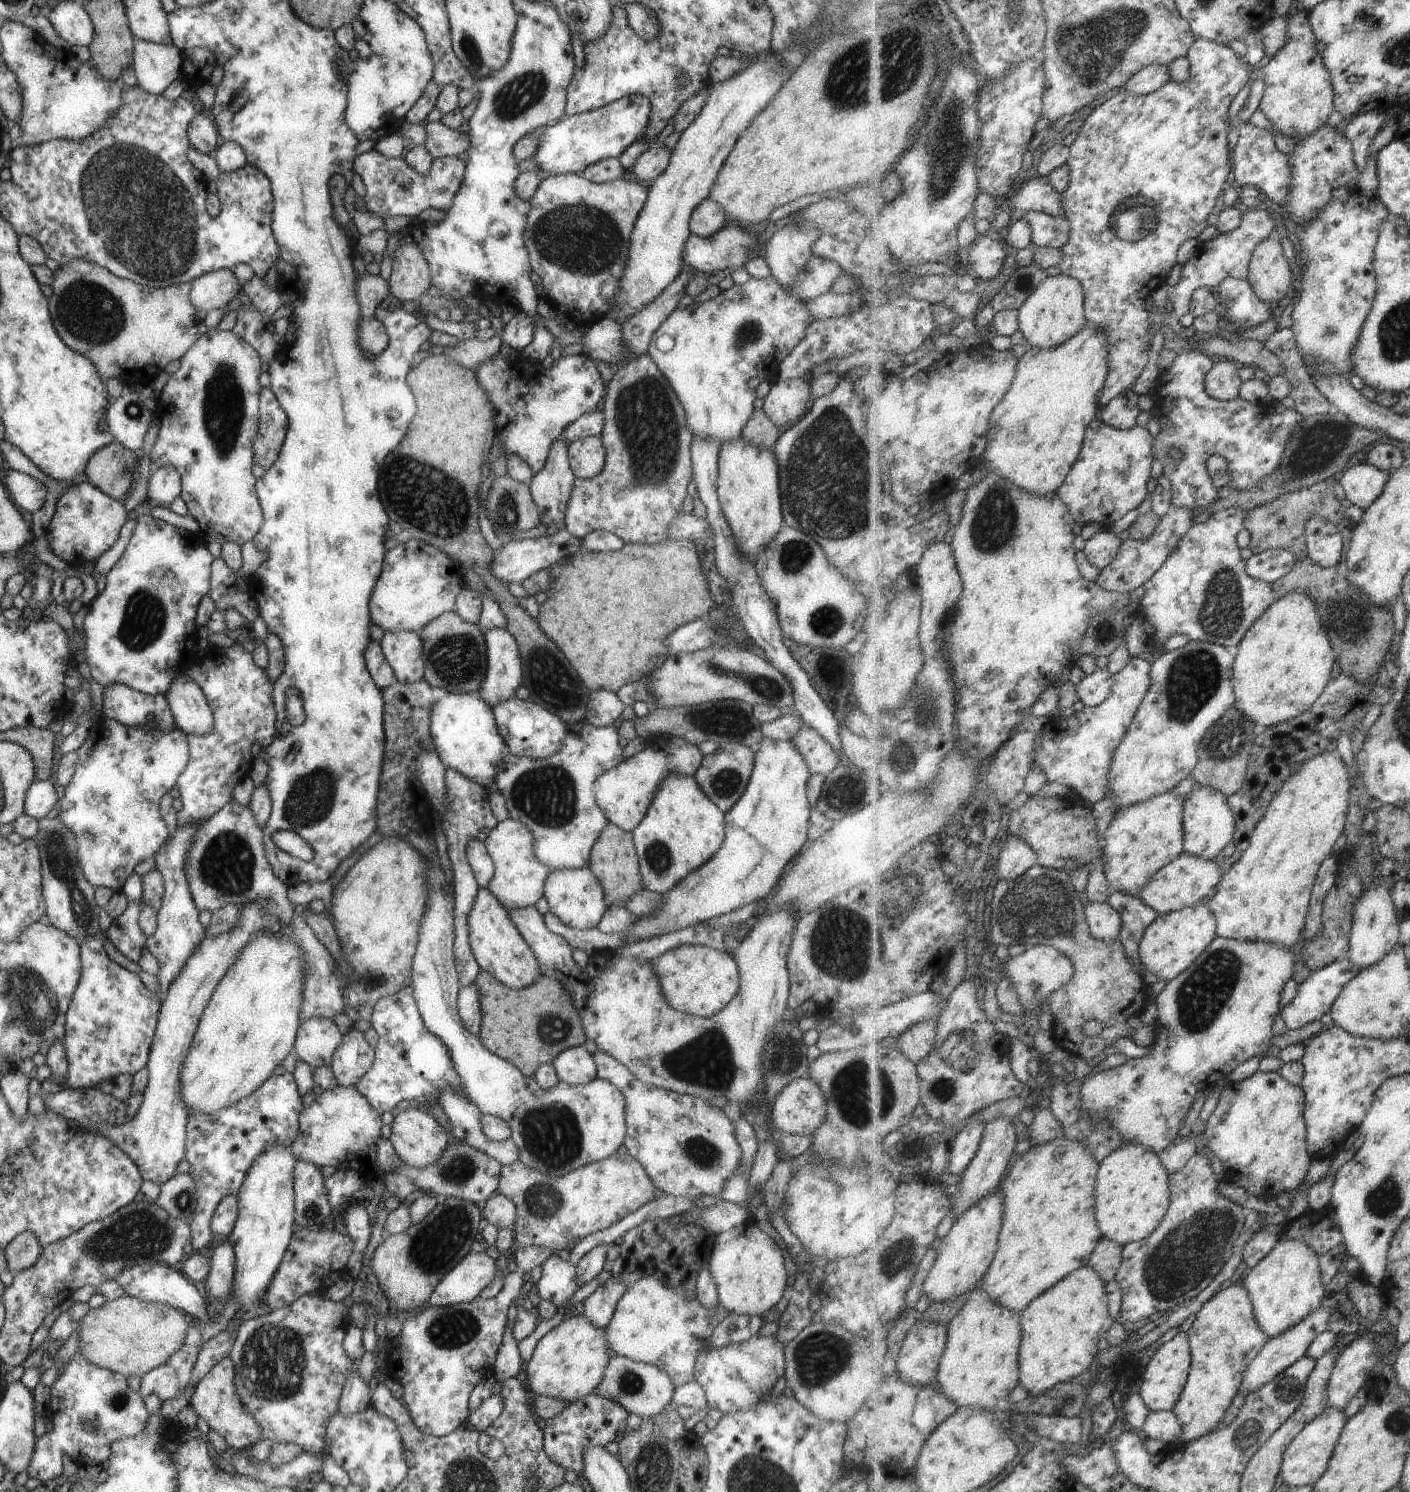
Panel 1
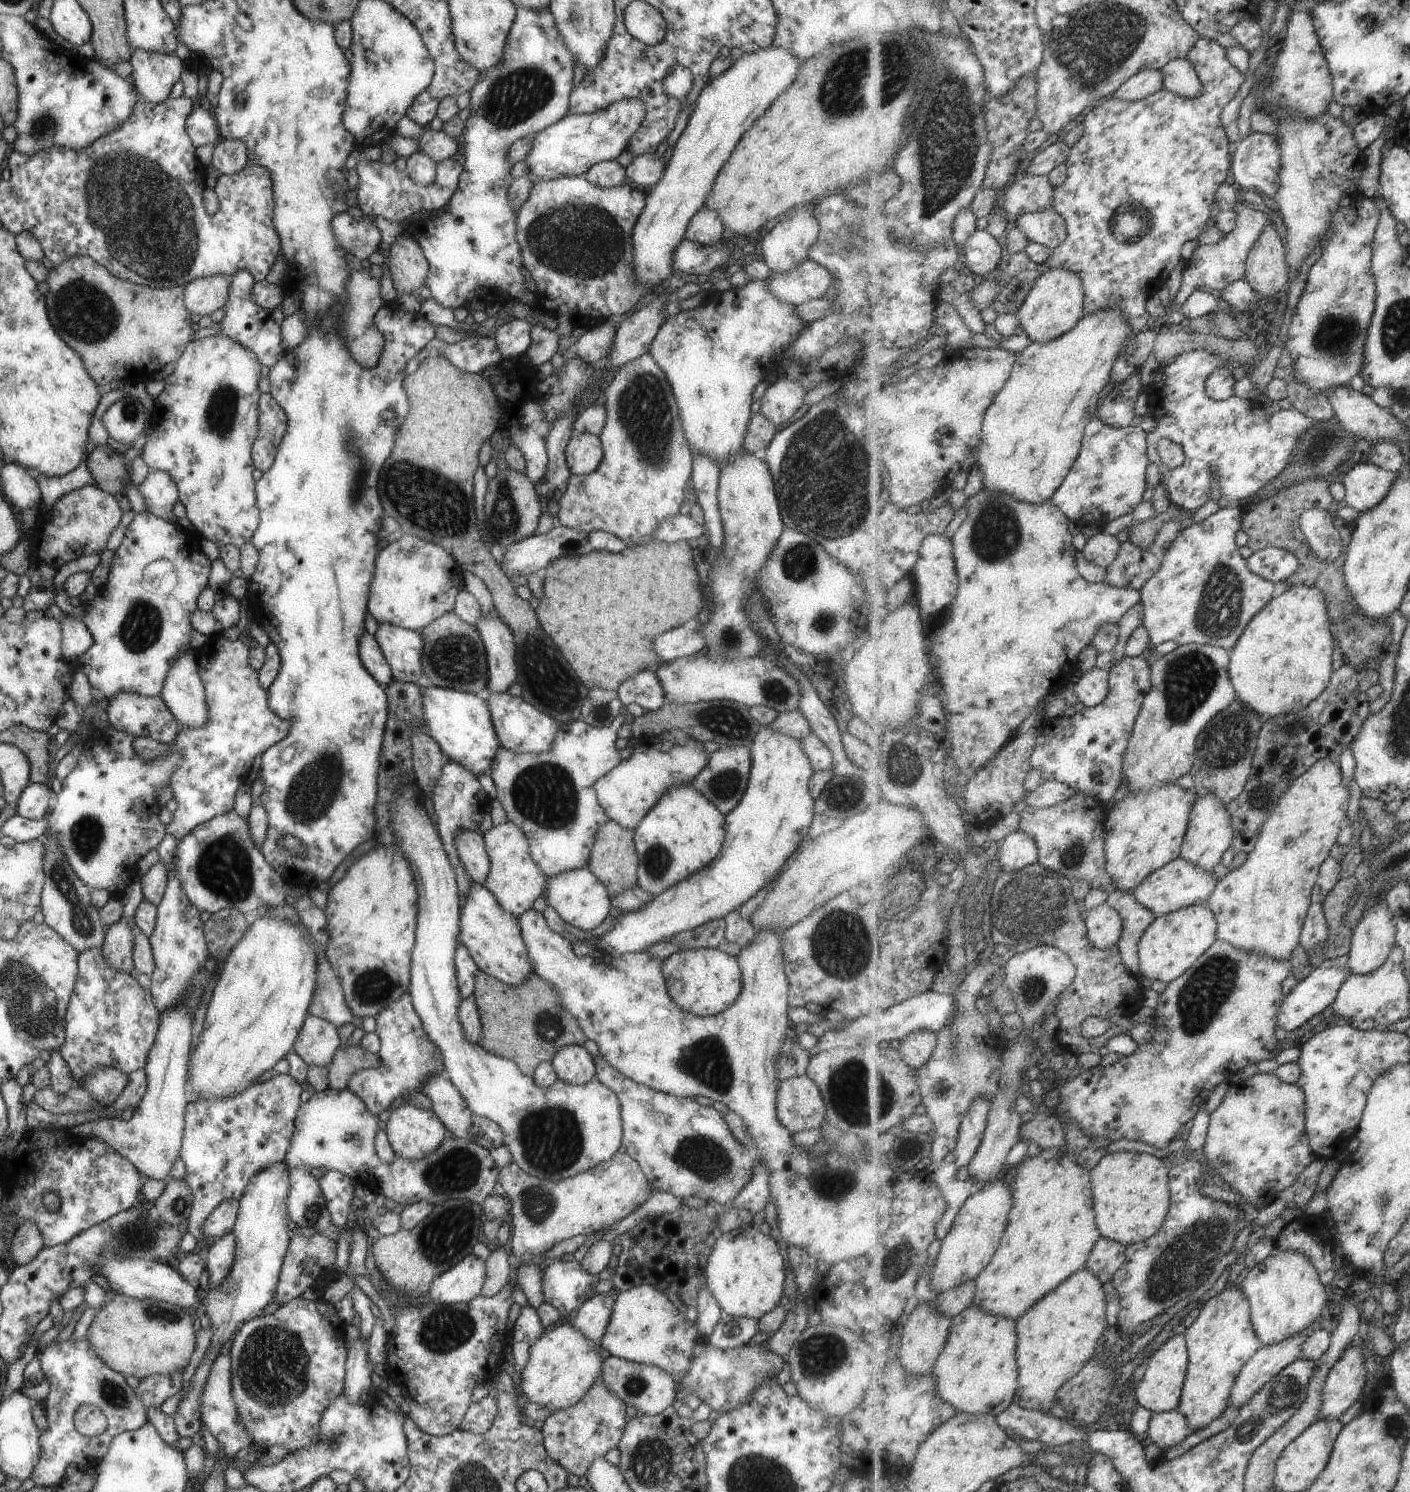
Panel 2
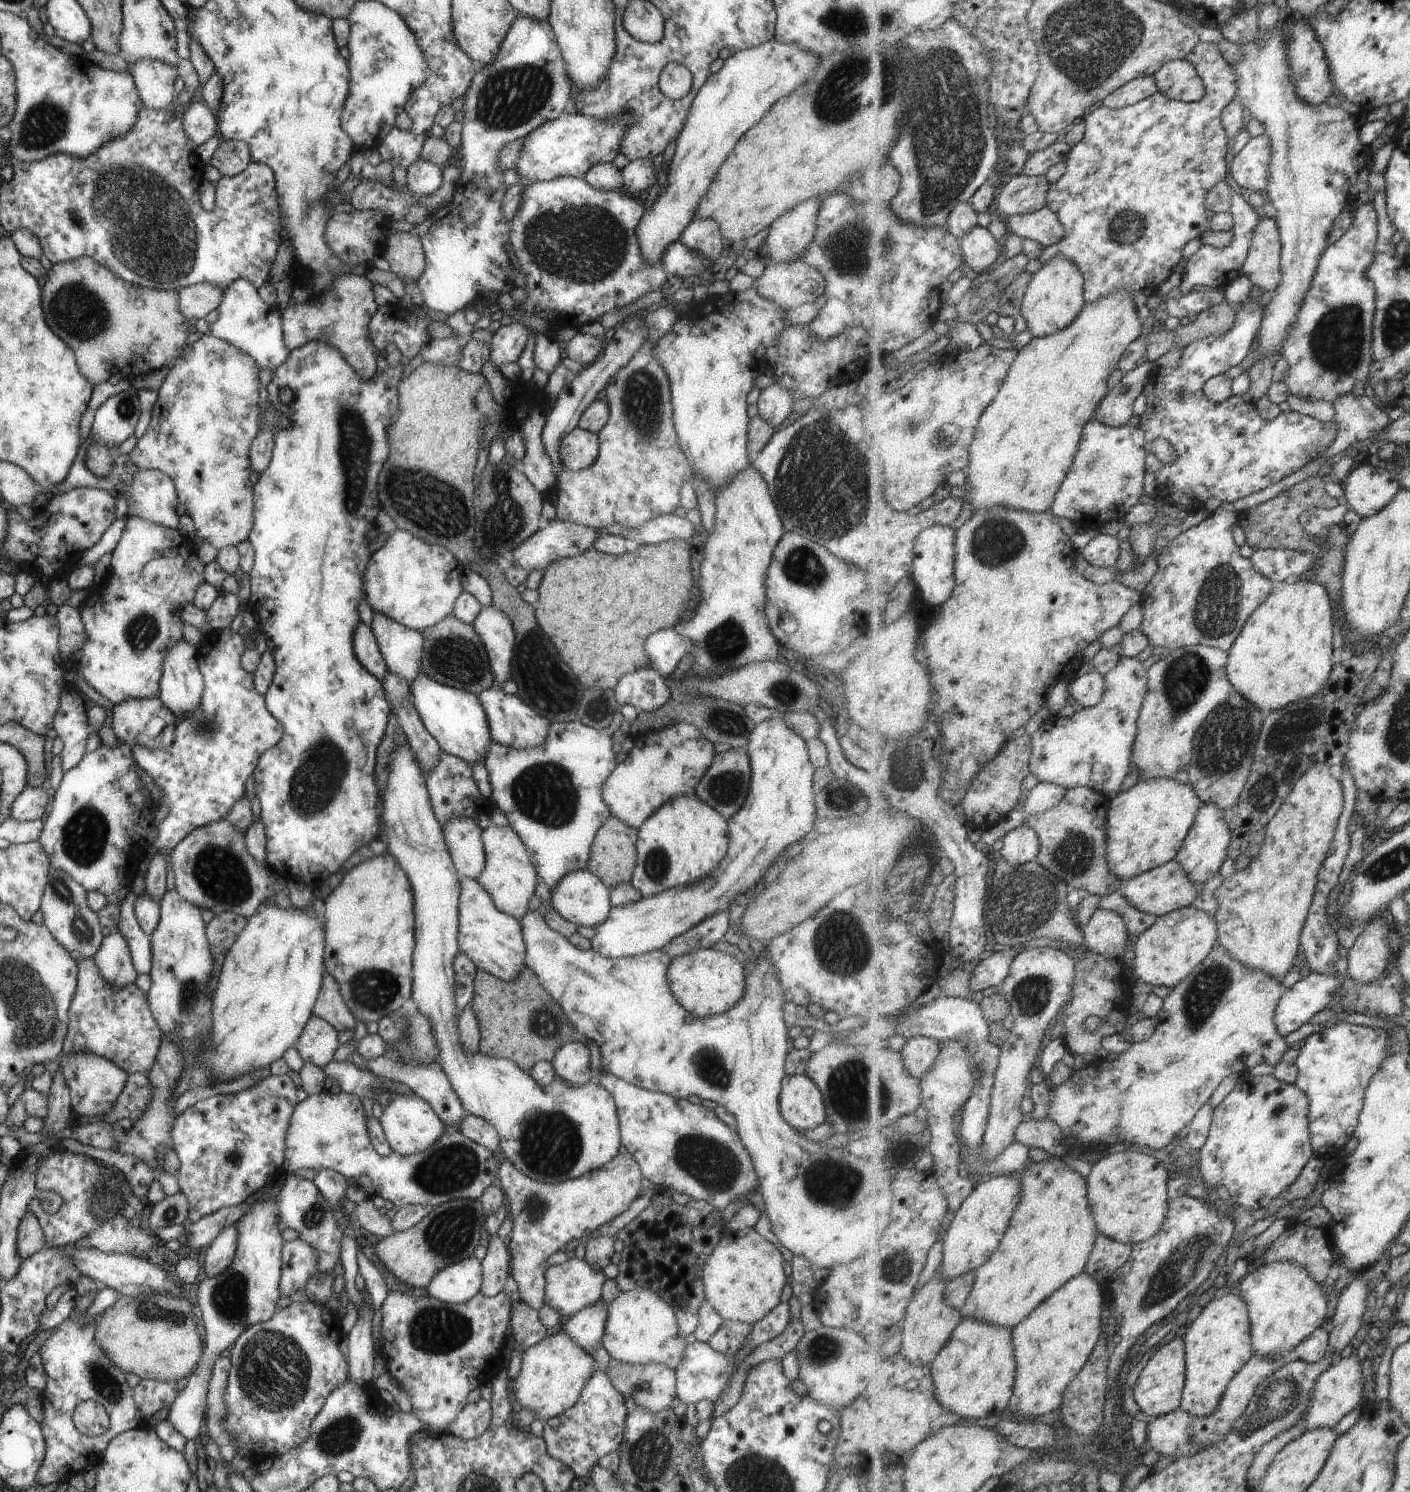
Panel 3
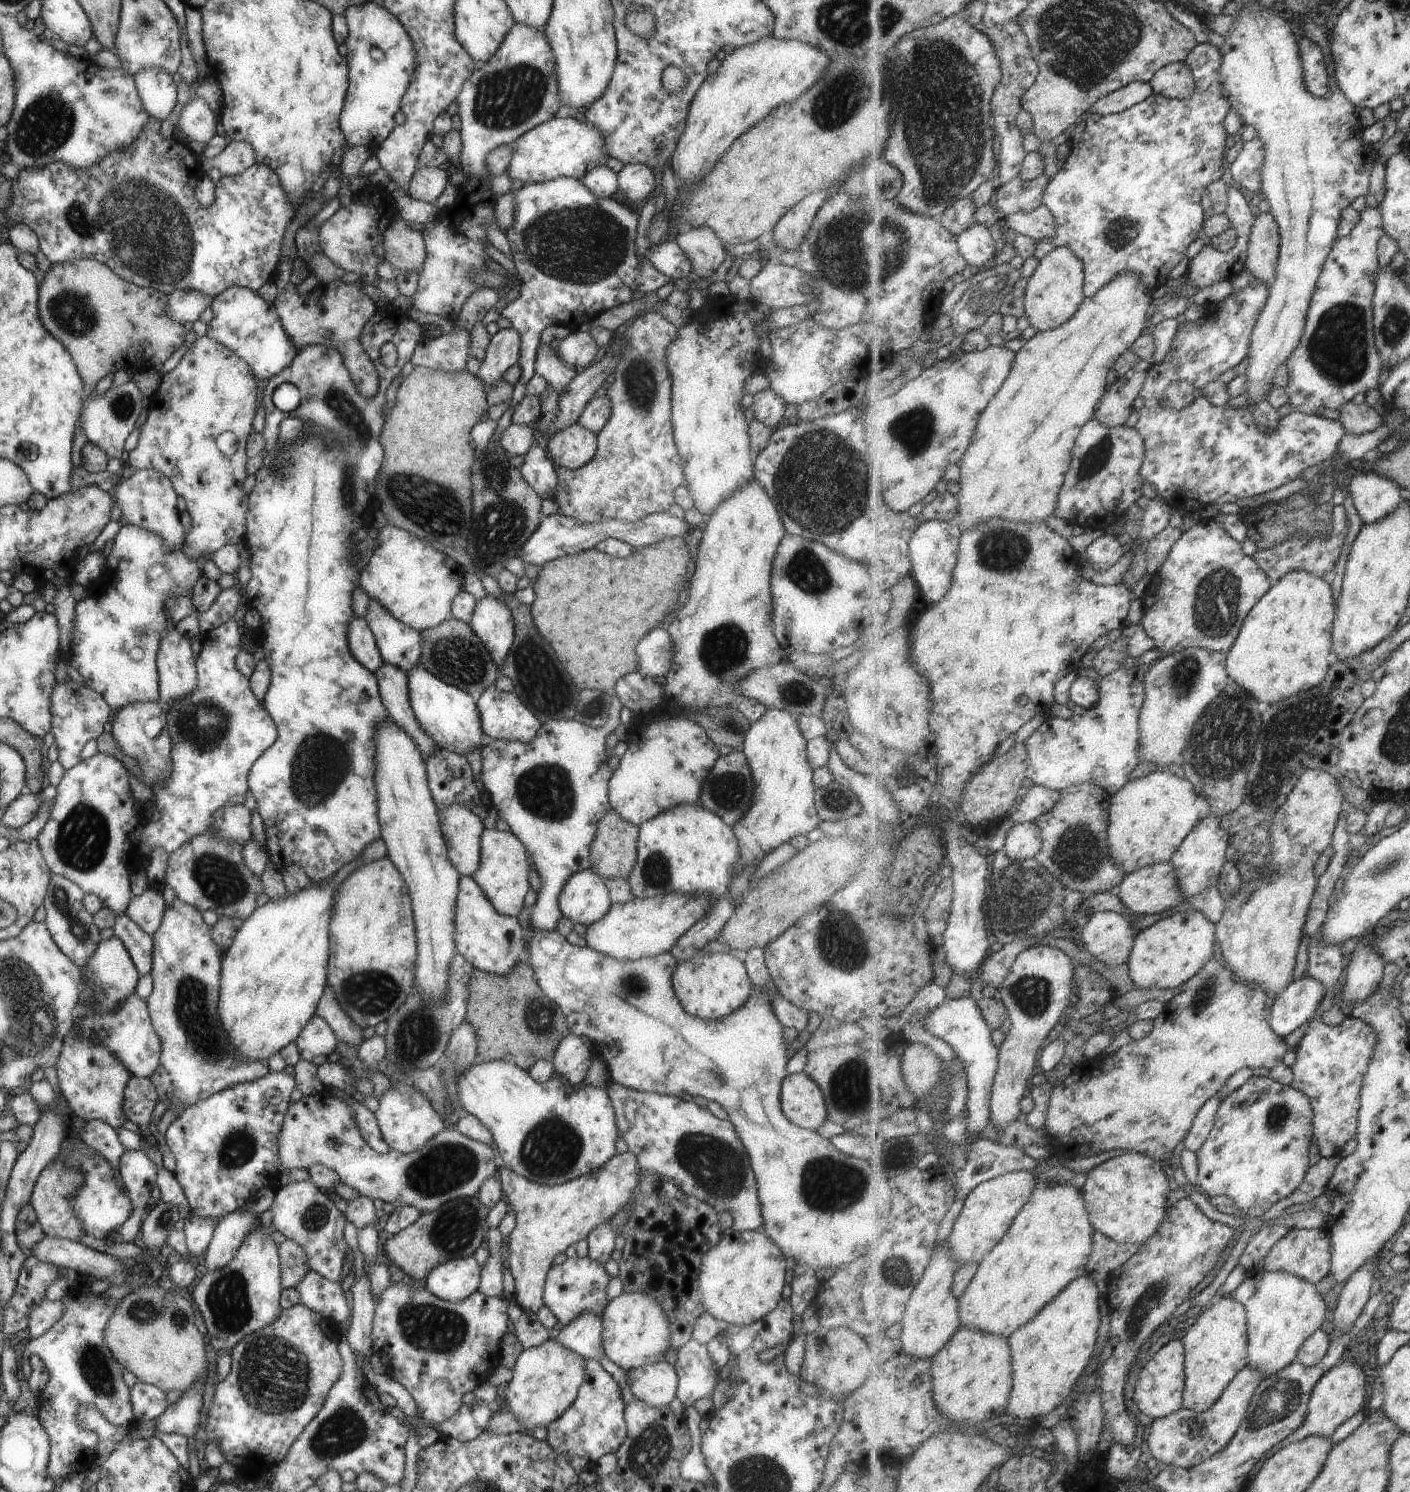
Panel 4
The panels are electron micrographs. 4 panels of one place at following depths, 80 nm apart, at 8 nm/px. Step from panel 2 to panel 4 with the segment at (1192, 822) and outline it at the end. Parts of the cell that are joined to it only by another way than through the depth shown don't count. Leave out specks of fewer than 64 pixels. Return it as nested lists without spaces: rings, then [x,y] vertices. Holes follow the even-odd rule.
[[[1213,812],[1200,820],[1200,824],[1192,830],[1192,833],[1184,840],[1184,844],[1180,846],[1171,860],[1176,866],[1176,875],[1186,901],[1189,901],[1189,898],[1196,894],[1201,894],[1210,886],[1219,884],[1217,882],[1219,882],[1221,870],[1223,870],[1223,866],[1228,860],[1227,857],[1229,857],[1227,850],[1232,848],[1230,834],[1222,826],[1220,819],[1213,815]]]

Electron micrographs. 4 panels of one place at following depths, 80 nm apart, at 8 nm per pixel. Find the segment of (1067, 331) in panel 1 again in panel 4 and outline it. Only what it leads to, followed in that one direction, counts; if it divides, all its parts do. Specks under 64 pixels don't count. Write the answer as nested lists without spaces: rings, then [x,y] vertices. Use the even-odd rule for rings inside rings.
[[[1069,246],[1057,247],[1047,253],[1047,256],[1040,260],[1026,288],[1025,308],[1030,325],[1040,333],[1059,328],[1069,322],[1085,300],[1085,275],[1083,260]]]

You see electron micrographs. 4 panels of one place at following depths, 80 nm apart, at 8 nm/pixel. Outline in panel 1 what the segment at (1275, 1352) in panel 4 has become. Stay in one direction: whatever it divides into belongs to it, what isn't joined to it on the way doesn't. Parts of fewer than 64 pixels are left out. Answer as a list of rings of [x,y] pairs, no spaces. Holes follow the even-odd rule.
[[[1284,1231],[1276,1233],[1279,1239],[1275,1248],[1250,1270],[1241,1283],[1252,1296],[1258,1323],[1270,1339],[1309,1317],[1321,1306],[1327,1294],[1318,1254],[1305,1241],[1287,1239]]]

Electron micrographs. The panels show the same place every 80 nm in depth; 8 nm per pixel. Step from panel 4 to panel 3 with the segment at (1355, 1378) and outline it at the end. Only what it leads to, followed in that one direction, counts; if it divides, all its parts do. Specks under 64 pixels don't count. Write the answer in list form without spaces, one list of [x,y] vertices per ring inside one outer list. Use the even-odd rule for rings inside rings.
[[[1351,1354],[1338,1362],[1331,1363],[1330,1367],[1317,1379],[1311,1406],[1305,1416],[1307,1431],[1321,1427],[1333,1429],[1341,1422],[1341,1418],[1347,1416],[1355,1406],[1363,1406],[1366,1402],[1363,1397],[1363,1384],[1365,1384],[1365,1376],[1363,1376],[1361,1362],[1356,1355]]]

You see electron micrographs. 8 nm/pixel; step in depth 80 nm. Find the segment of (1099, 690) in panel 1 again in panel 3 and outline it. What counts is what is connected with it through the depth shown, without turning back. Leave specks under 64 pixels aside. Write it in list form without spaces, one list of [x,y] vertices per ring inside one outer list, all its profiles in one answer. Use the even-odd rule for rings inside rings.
[[[1092,670],[1071,680],[1071,695],[1083,707],[1096,707],[1104,700],[1106,682],[1104,674]]]

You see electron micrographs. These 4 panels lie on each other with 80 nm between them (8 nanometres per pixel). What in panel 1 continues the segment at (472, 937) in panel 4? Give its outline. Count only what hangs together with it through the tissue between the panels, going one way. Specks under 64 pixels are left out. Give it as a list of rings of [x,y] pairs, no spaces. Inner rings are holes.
[[[478,887],[467,915],[468,943],[480,970],[512,989],[529,986],[540,975],[536,958],[515,928],[501,903],[487,890]]]

